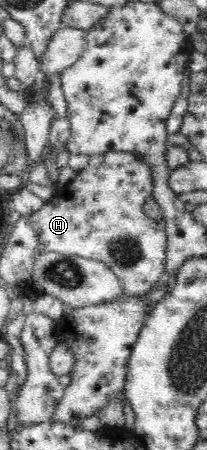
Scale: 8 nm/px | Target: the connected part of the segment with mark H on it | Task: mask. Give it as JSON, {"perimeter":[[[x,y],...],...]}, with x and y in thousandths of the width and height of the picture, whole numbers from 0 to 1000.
{"perimeter":[[[522,336],[483,340],[459,347],[435,347],[425,367],[411,376],[377,382],[367,393],[309,413],[300,427],[275,427],[266,436],[237,447],[217,449],[213,460],[193,469],[174,469],[159,478],[135,482],[155,513],[184,524],[188,553],[198,562],[271,562],[324,569],[377,569],[425,573],[430,578],[483,580],[502,584],[585,624],[594,631],[594,651],[580,660],[614,662],[647,653],[715,649],[802,607],[802,558],[807,558],[807,516],[802,509],[739,487],[720,487],[696,471],[696,451],[705,442],[729,438],[729,407],[734,396],[725,389],[720,371],[671,351],[638,340]]]}

